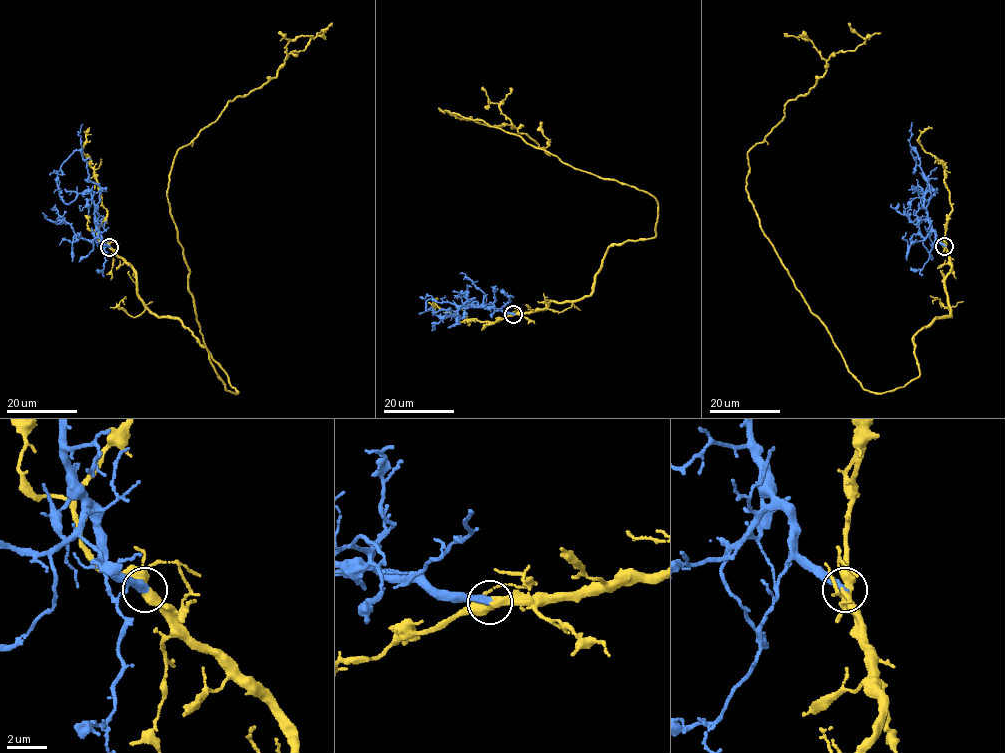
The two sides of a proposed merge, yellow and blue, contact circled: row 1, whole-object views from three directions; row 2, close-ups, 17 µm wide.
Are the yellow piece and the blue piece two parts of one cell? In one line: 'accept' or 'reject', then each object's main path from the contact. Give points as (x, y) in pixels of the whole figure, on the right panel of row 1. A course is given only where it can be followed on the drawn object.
accept; yellow runs (944, 245), (951, 316), (915, 335), (919, 375), (866, 390), (746, 189), (786, 103), (871, 36), (848, 23); blue runs (944, 245), (936, 238), (928, 221), (929, 186), (917, 153), (911, 149), (916, 162), (914, 173), (912, 172)

